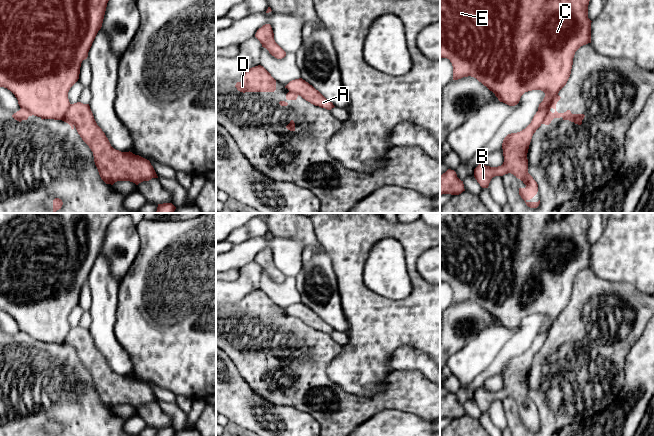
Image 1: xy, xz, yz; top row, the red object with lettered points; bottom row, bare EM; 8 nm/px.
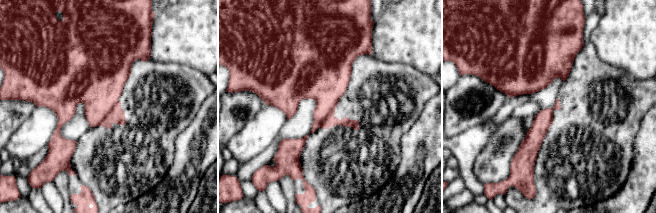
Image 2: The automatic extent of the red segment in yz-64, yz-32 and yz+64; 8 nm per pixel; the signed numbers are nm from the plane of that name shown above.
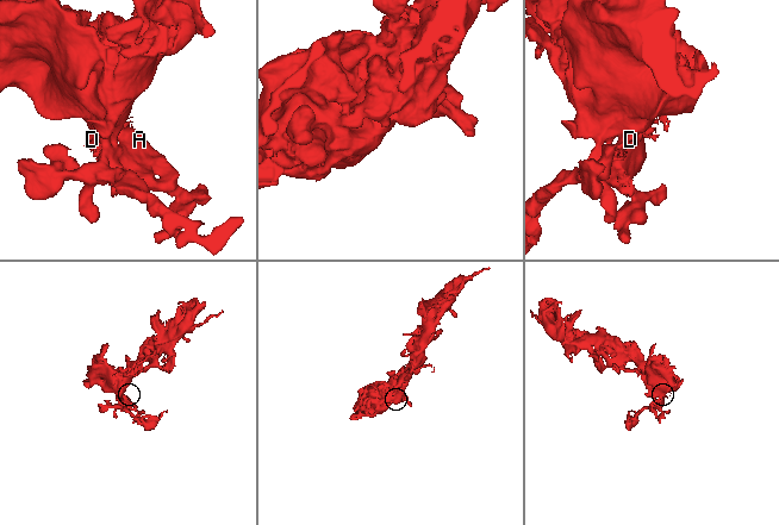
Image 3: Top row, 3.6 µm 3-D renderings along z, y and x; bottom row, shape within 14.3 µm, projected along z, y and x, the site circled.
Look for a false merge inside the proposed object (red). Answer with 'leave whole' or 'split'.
split

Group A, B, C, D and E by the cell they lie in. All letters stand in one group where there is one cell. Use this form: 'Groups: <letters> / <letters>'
Groups: A B C E / D

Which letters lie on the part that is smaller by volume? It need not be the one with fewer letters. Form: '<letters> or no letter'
D

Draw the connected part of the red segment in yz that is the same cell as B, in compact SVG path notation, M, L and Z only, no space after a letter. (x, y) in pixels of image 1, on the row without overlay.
M442 213L440 216L440 282L447 282L453 290L453 304L458 304L463 301L474 301L490 315L492 315L500 326L509 330L515 330L519 327L521 320L528 315L541 314L545 317L543 325L539 328L538 335L534 339L531 347L522 355L508 358L502 367L504 386L501 390L490 391L480 387L474 393L474 401L482 412L488 412L491 403L495 400L503 400L511 397L516 402L520 403L525 409L525 412L519 412L519 419L530 432L537 432L538 426L530 426L538 416L538 408L533 401L528 397L527 377L533 358L541 350L545 339L559 315L566 309L573 289L575 276L583 269L591 267L591 244L588 242L588 229L590 225L591 213Z

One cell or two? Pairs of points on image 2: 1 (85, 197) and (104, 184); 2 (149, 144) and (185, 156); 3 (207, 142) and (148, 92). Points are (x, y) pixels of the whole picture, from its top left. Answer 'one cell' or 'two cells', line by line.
1: two cells
2: two cells
3: two cells

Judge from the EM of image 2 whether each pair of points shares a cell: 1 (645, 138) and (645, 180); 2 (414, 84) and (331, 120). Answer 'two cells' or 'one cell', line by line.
1: one cell
2: one cell

